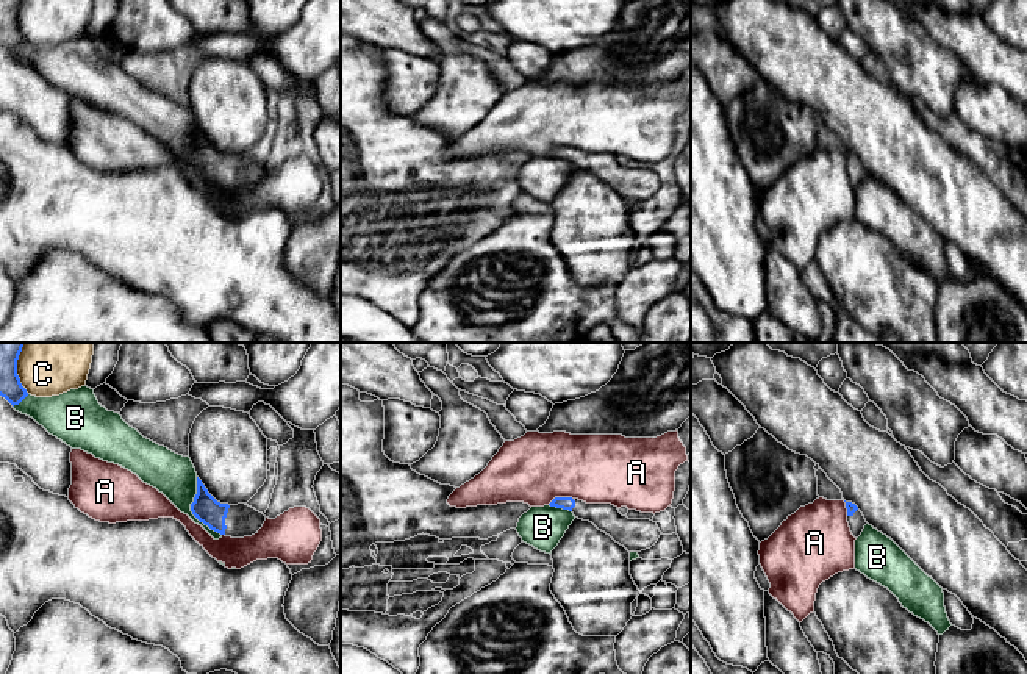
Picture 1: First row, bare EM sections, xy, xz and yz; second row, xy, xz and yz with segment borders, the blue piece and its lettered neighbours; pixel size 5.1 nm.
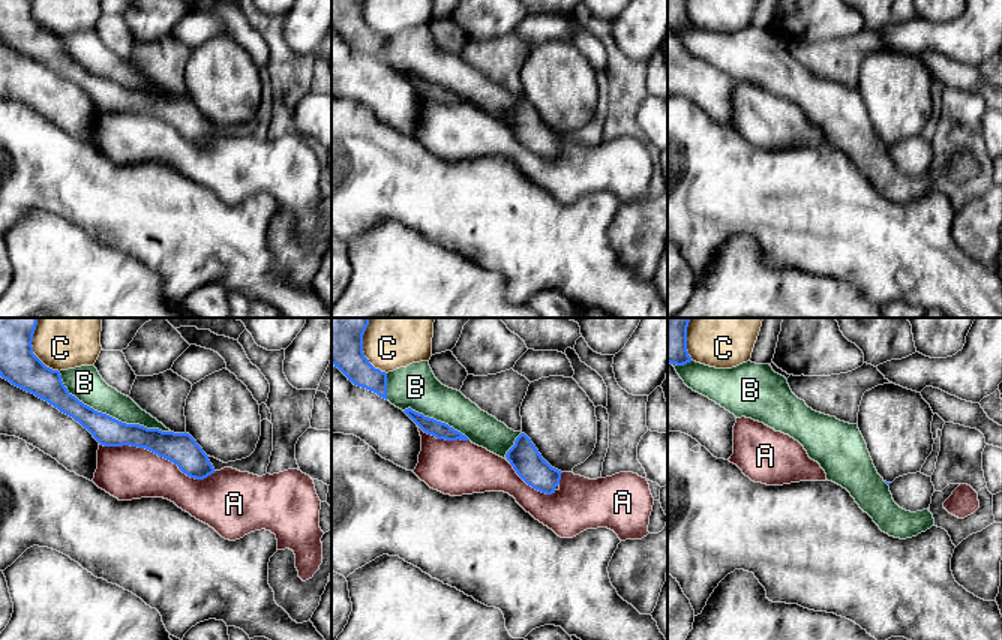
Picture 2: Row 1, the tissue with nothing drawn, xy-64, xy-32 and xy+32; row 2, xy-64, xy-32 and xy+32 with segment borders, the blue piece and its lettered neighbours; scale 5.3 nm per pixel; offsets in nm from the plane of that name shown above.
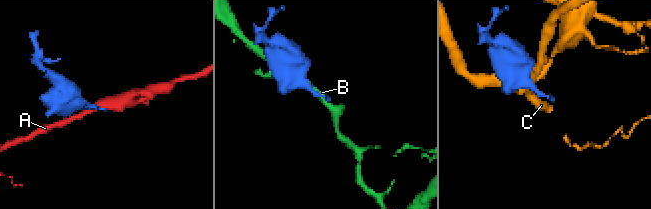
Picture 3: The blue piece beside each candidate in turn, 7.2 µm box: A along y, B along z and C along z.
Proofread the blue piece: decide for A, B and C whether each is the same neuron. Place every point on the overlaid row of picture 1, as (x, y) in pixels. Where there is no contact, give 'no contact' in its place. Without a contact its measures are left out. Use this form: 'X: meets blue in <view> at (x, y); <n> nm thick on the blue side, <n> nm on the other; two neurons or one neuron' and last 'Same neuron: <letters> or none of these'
A: meets blue in xz at (560, 498); 60 nm thick on the blue side, 360 nm on the other; two neurons
B: meets blue in xy at (191, 510); 140 nm thick on the blue side, 220 nm on the other; two neurons
C: meets blue in xy at (16, 368); 120 nm thick on the blue side, 360 nm on the other; two neurons
Same neuron: none of these

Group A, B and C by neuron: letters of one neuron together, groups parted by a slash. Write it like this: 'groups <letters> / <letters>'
groups A / B / C

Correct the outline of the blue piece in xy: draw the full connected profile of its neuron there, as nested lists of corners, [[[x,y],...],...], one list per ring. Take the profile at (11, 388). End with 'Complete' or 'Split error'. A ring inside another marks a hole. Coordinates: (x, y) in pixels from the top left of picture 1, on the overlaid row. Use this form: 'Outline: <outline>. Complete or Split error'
Outline: [[[0,342],[0,396],[13,407],[28,396],[17,375],[17,360],[22,347],[23,342]]]. Complete

